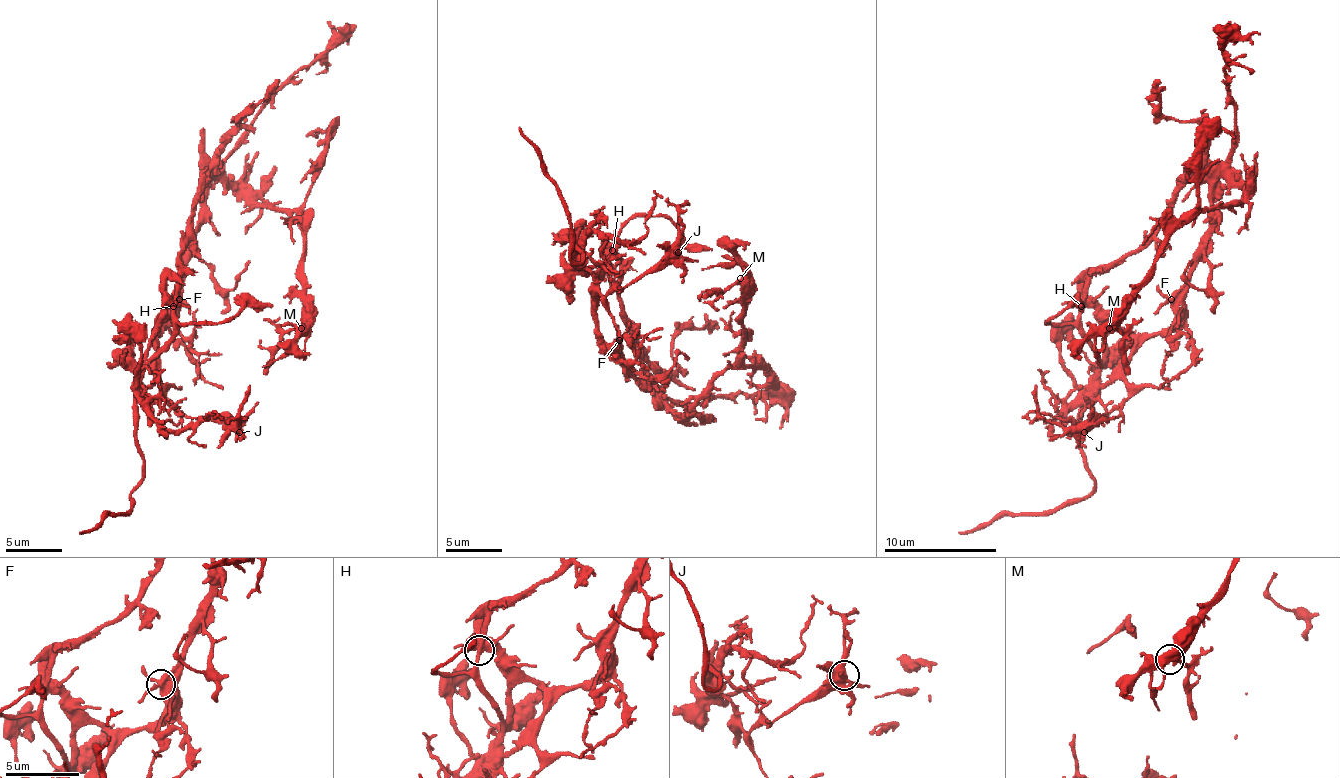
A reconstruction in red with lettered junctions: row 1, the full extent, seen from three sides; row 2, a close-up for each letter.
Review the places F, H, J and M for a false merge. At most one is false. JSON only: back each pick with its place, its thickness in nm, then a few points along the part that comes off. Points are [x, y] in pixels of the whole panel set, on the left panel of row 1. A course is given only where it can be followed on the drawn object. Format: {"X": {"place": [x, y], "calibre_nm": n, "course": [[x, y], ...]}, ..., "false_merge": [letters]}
{"H": {"place": [173, 306], "calibre_nm": 400, "course": [[174, 305], [174, 336], [145, 367], [134, 398], [143, 466], [137, 486], [126, 512], [109, 514], [80, 534]]}, "false_merge": ["H"]}

